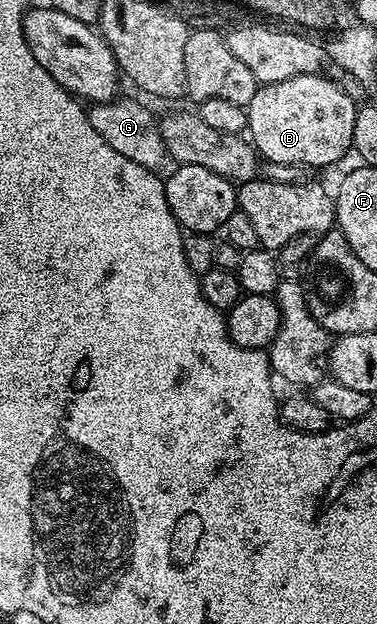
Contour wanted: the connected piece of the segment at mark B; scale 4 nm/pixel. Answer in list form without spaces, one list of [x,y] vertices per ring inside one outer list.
[[[301,75],[288,81],[259,86],[248,105],[248,135],[263,160],[271,163],[297,163],[307,168],[326,167],[336,162],[345,151],[351,150],[352,121],[356,121],[358,107],[324,75]]]

